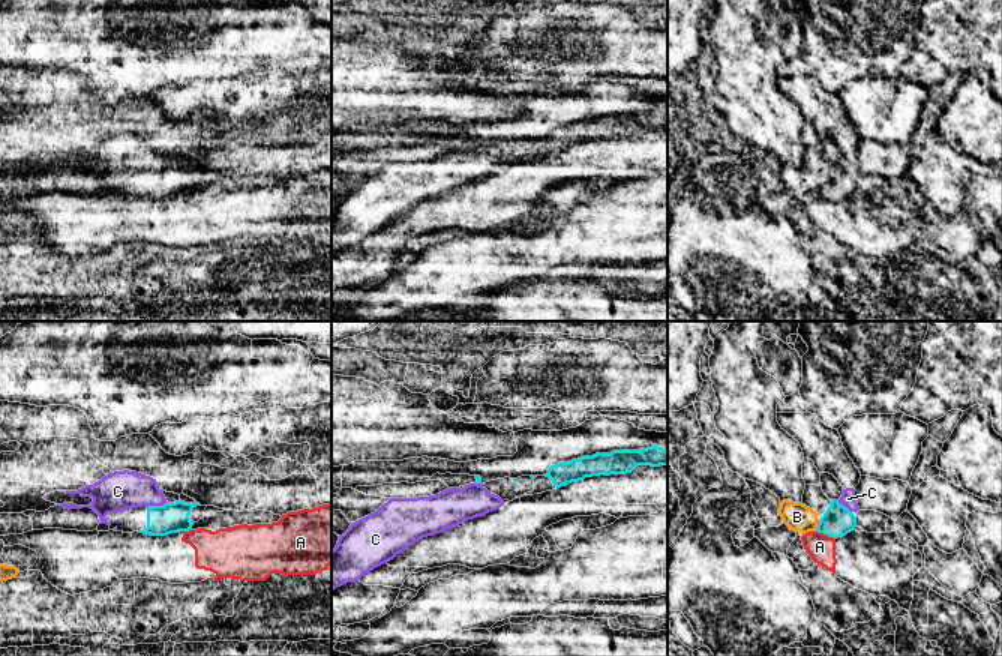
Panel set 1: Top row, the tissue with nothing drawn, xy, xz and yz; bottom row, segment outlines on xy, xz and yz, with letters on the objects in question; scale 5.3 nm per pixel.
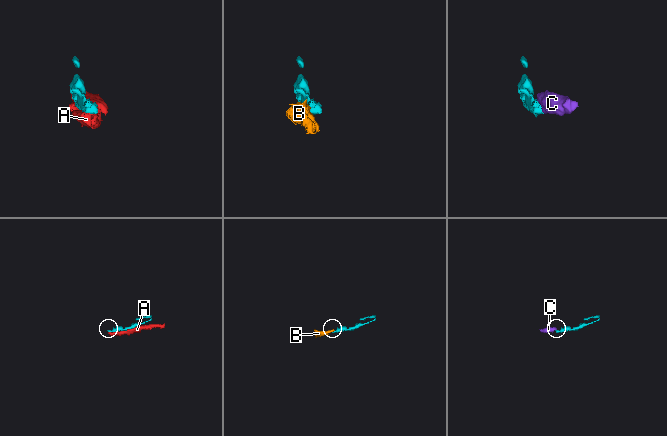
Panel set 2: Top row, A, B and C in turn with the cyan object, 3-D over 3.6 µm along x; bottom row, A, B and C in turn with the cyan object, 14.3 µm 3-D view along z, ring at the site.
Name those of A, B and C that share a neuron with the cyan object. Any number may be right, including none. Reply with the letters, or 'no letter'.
C

